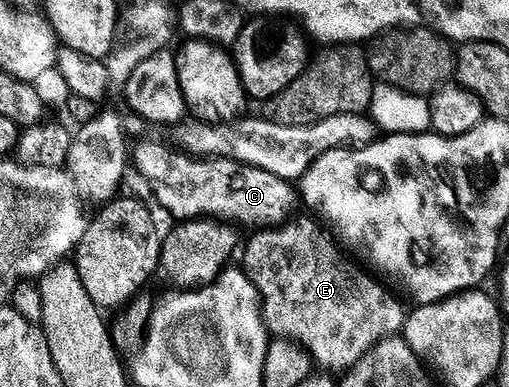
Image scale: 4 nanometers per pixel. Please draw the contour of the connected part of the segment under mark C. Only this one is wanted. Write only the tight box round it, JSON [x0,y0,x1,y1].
[134,139,298,225]

